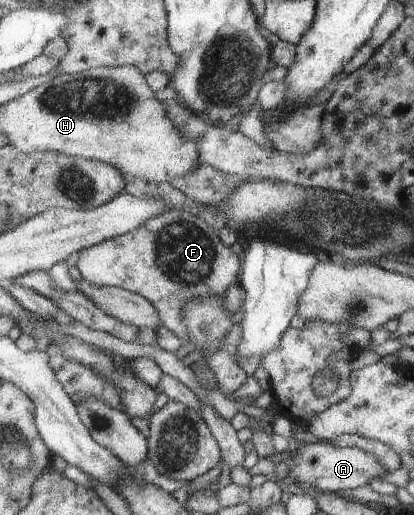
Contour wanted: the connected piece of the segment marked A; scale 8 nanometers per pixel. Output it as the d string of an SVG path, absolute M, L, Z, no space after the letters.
M312 440L306 444L301 444L300 448L291 452L289 458L284 460L293 470L296 481L313 484L327 493L344 495L346 491L353 491L360 487L369 485L376 478L383 478L387 473L386 468L380 463L378 457L372 453L364 451L357 447L337 447L331 443Z

